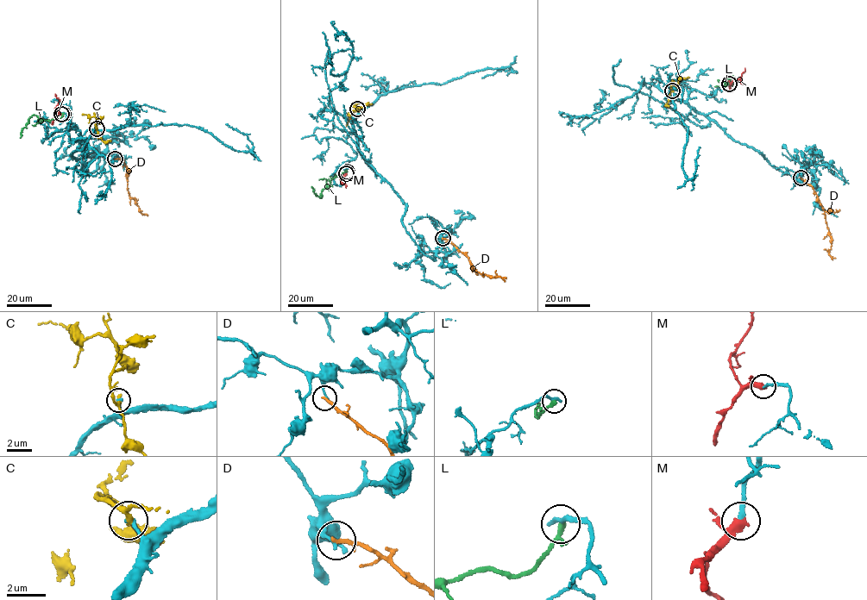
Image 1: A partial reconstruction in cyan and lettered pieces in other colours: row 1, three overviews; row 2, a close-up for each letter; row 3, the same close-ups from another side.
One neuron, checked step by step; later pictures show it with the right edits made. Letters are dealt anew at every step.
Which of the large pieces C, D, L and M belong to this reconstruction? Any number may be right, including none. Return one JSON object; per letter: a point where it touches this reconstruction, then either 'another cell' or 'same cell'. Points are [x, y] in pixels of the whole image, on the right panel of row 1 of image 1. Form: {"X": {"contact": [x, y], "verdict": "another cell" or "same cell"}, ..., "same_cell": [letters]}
{"C": {"contact": [672, 90], "verdict": "another cell"}, "D": {"contact": [801, 178], "verdict": "another cell"}, "L": {"contact": [728, 84], "verdict": "another cell"}, "M": {"contact": [729, 84], "verdict": "same cell"}, "same_cell": ["M"]}

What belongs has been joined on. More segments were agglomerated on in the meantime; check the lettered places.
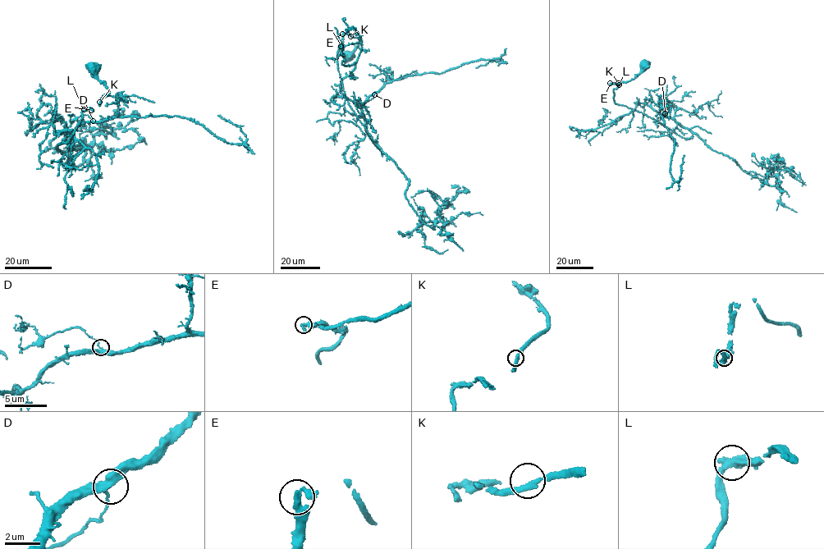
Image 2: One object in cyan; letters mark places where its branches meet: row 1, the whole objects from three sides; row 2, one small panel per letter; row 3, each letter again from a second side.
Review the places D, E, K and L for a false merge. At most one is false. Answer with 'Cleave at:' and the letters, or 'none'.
Cleave at: none

